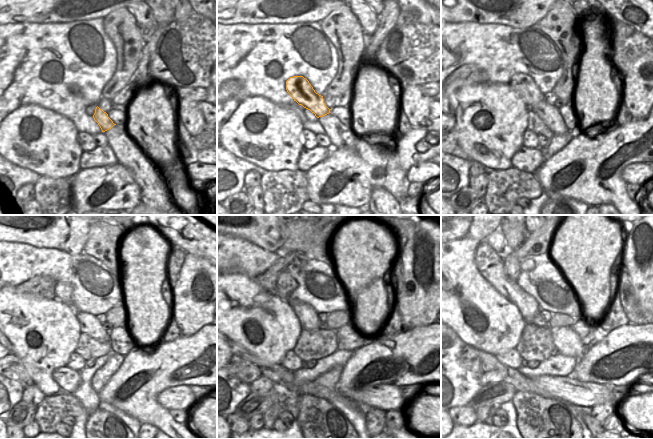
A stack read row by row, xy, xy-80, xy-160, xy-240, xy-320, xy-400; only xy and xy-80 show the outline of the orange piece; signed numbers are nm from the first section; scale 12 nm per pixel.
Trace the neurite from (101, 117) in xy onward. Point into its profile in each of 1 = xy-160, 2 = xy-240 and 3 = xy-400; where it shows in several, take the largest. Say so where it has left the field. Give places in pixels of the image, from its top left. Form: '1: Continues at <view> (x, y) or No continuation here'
1: Continues at xy-160 (523, 85)
2: Continues at xy-240 (63, 290)
3: Continues at xy-400 (511, 263)

